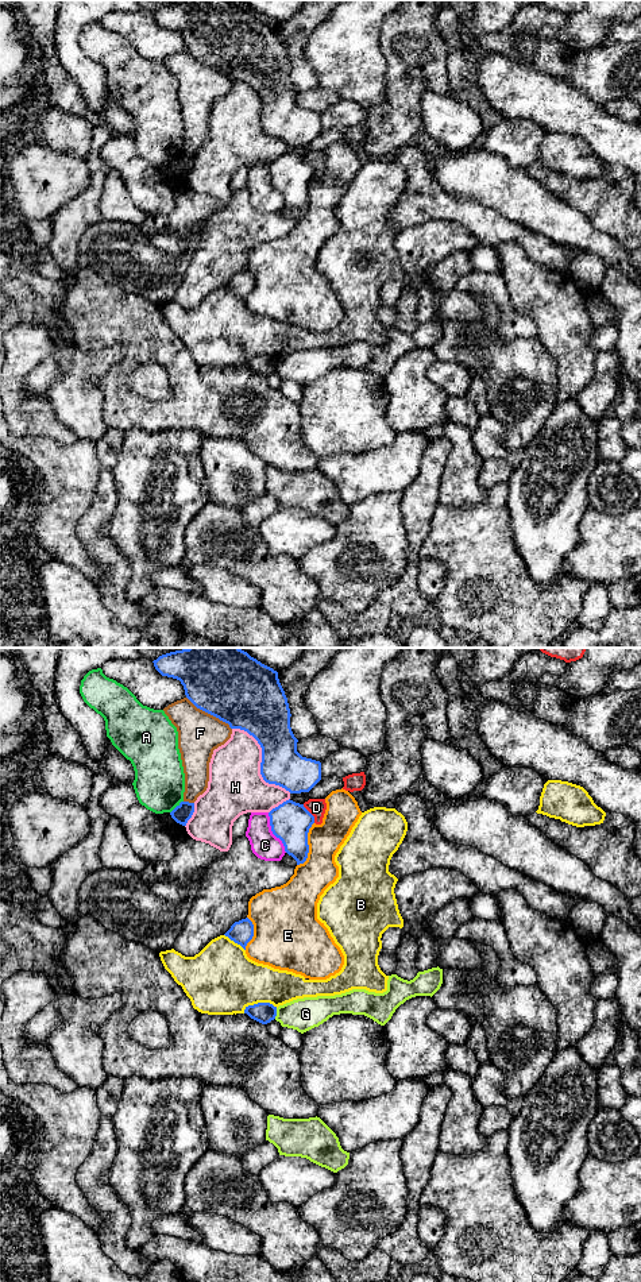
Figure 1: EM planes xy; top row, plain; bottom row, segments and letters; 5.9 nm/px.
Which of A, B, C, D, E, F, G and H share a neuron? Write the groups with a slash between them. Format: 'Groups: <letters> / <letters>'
Groups: A / B / C / D / E / F / G / H

